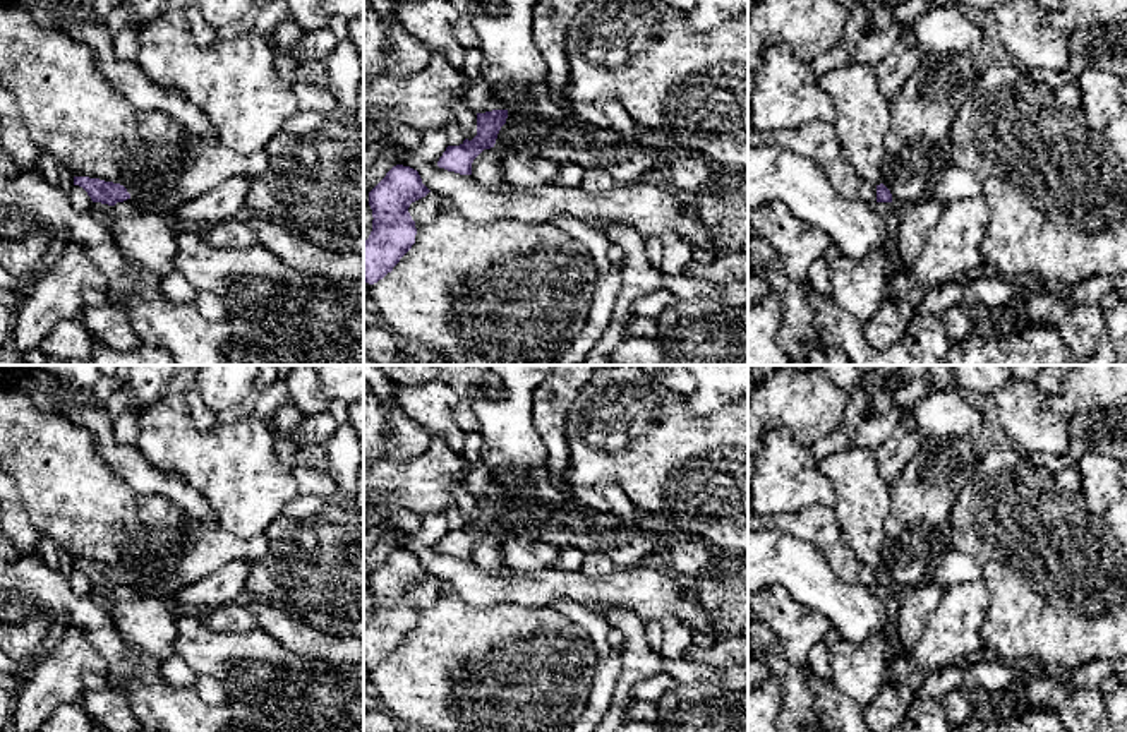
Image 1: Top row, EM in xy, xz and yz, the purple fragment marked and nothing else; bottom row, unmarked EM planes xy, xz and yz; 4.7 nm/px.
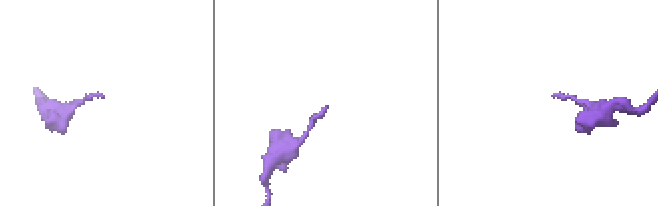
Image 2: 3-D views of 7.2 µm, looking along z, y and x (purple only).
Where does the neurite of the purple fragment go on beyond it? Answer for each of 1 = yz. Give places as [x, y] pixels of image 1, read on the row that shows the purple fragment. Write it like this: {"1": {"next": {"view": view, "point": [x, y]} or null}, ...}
{"1": {"next": {"view": "yz", "point": [817, 141]}}}

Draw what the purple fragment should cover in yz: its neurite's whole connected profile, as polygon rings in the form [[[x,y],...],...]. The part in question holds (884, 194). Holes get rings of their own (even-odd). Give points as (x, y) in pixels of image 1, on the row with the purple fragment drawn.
[[[810,122],[780,132],[753,130],[748,135],[748,144],[751,147],[777,146],[815,161],[827,173],[830,183],[846,197],[868,204],[892,202],[892,194],[883,183],[875,187],[853,171],[842,156],[832,123]]]

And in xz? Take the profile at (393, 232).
[[[403,165],[393,166],[369,192],[372,209],[372,231],[364,242],[364,281],[377,283],[415,243],[415,221],[408,207],[431,190],[422,183],[417,170]]]

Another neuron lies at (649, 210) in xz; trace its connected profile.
[[[444,127],[427,129],[412,151],[398,154],[398,165],[419,171],[422,183],[436,194],[451,199],[470,221],[521,221],[545,225],[556,218],[575,218],[604,233],[609,223],[633,228],[643,240],[678,233],[693,249],[708,250],[714,259],[722,255],[705,228],[695,204],[666,189],[636,180],[618,183],[607,192],[587,192],[582,187],[547,183],[521,190],[506,183],[487,190],[472,175],[460,175],[437,166],[448,147]]]

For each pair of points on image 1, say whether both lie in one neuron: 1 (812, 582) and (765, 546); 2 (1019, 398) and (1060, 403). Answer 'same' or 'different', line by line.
1: same
2: different

